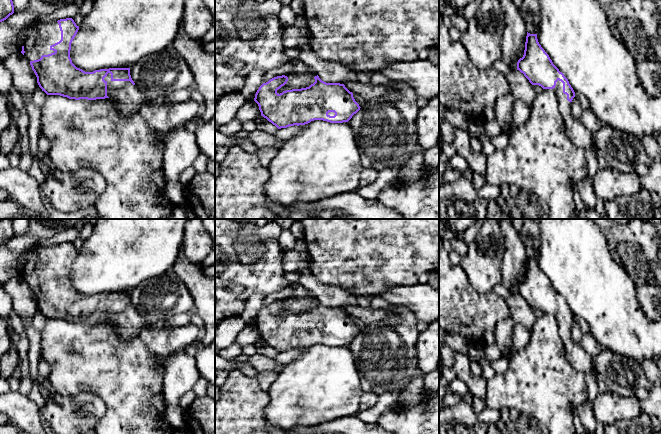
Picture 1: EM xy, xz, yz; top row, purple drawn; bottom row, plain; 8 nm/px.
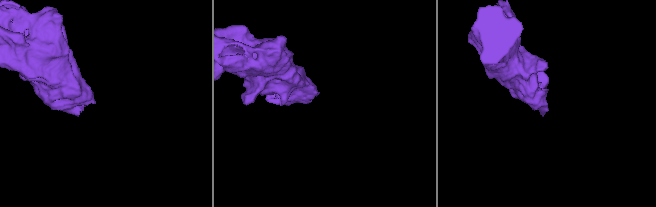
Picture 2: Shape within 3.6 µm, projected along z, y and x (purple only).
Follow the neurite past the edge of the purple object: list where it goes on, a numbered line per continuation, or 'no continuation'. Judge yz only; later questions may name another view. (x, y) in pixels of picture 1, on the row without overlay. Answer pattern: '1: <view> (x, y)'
1: yz (576, 355)

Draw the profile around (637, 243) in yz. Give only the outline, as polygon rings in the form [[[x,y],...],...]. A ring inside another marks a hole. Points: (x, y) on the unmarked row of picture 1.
[[[589,219],[604,235],[609,249],[615,251],[636,286],[661,286],[661,235],[656,226],[643,219],[619,224],[614,219]]]

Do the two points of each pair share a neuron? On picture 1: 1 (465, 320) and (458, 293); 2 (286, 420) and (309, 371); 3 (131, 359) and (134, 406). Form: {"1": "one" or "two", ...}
{"1": "one", "2": "one", "3": "one"}

